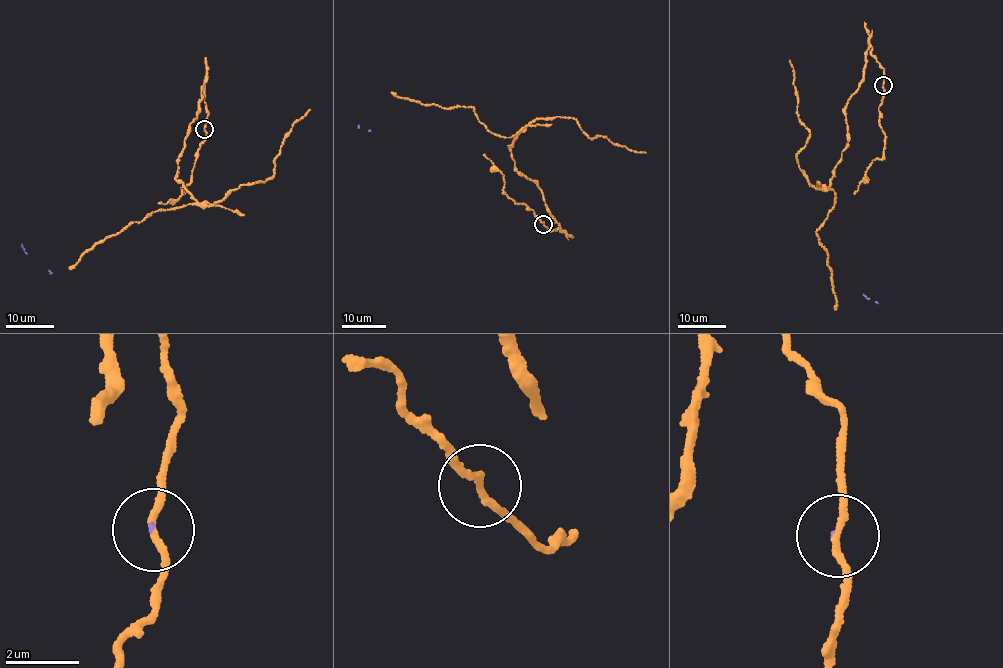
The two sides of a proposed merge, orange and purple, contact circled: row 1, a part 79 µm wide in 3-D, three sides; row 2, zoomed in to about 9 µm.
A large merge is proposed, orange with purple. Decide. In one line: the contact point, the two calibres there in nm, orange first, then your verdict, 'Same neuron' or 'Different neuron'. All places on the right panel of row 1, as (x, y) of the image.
Place: (883, 85). Thickness 160 nm (orange) against 50 nm. Different neuron

